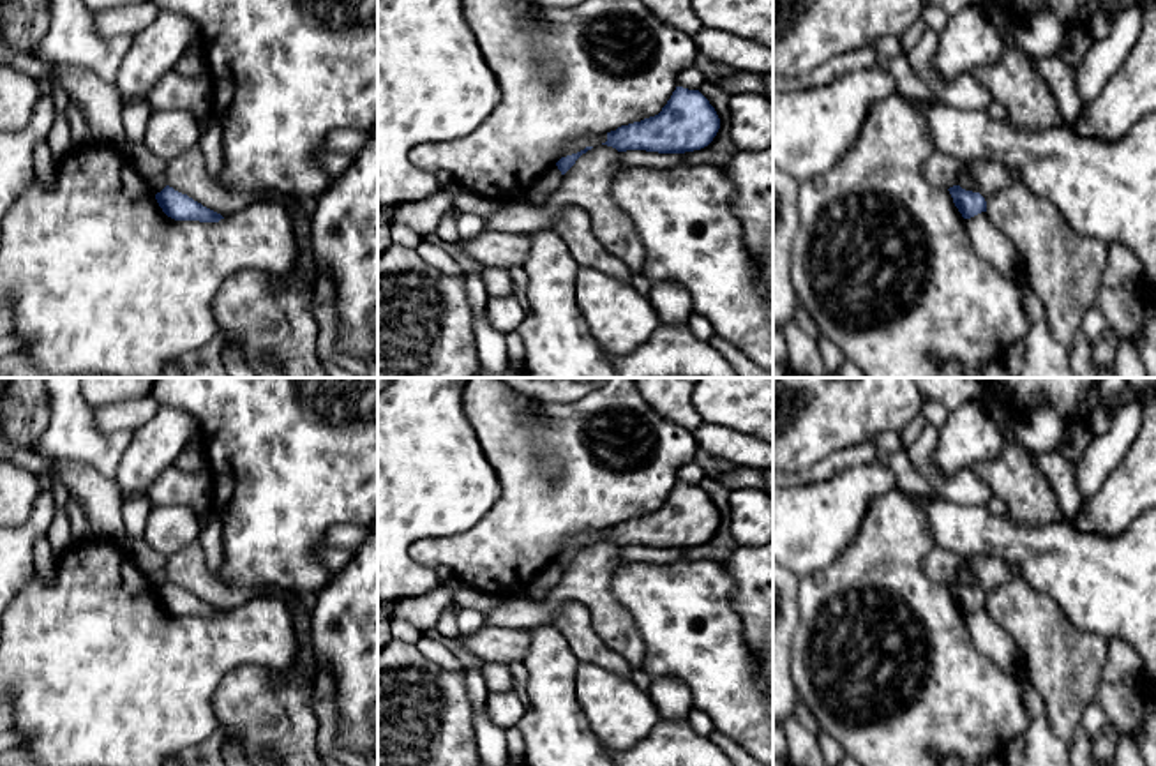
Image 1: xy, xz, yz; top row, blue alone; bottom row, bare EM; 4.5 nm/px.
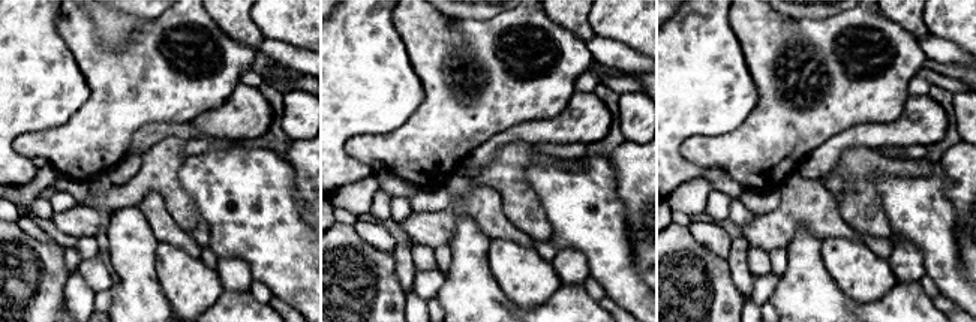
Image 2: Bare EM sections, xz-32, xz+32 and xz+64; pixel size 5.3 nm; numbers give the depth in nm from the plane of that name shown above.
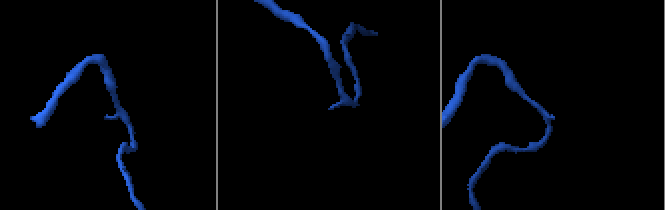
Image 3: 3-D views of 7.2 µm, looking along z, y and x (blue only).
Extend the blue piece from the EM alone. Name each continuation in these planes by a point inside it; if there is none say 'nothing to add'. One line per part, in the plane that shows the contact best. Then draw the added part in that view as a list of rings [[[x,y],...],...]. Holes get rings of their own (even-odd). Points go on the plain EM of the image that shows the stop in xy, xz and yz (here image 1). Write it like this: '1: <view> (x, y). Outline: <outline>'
1: yz (990, 639). Outline: [[[987,607],[964,618],[976,650],[1020,683],[1027,674],[1027,664],[1015,639],[988,616]]]

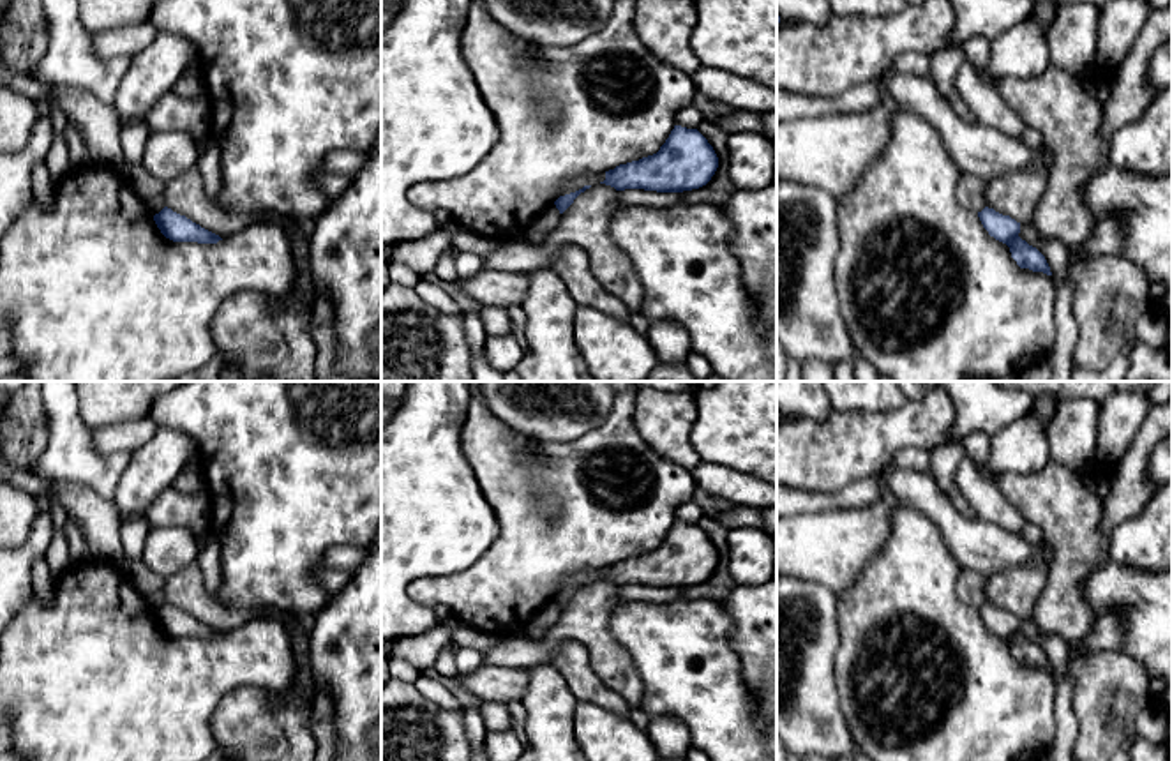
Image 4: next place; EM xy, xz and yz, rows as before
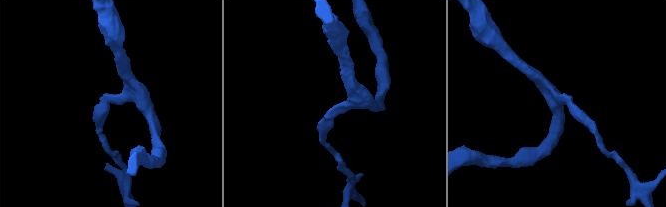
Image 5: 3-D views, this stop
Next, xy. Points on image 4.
nothing to add

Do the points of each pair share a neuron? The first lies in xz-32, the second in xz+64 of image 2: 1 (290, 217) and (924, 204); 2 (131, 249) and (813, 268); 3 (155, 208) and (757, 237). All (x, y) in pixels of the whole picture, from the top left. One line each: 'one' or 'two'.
1: one
2: one
3: one

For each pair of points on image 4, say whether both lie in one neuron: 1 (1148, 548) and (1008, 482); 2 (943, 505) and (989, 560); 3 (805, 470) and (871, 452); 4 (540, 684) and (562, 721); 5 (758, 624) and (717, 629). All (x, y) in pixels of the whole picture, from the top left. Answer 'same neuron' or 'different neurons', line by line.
1: different neurons
2: same neuron
3: same neuron
4: same neuron
5: different neurons

